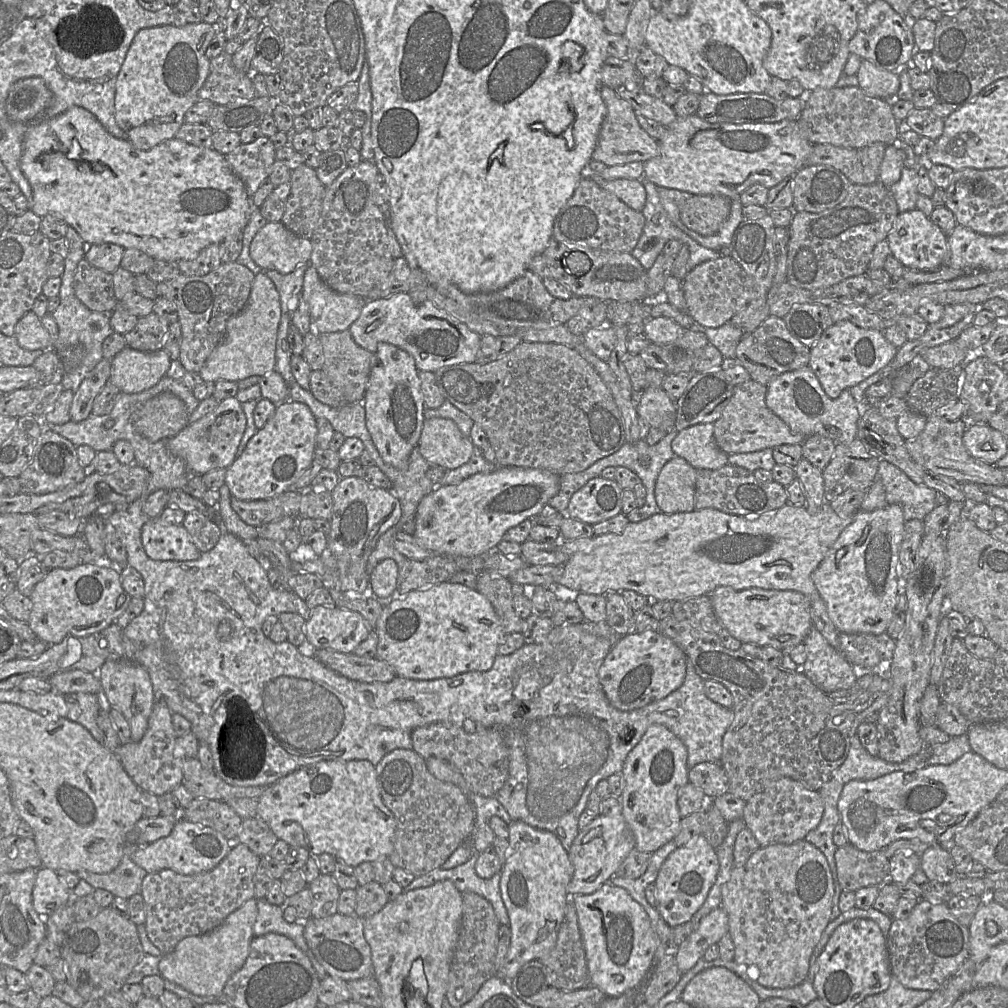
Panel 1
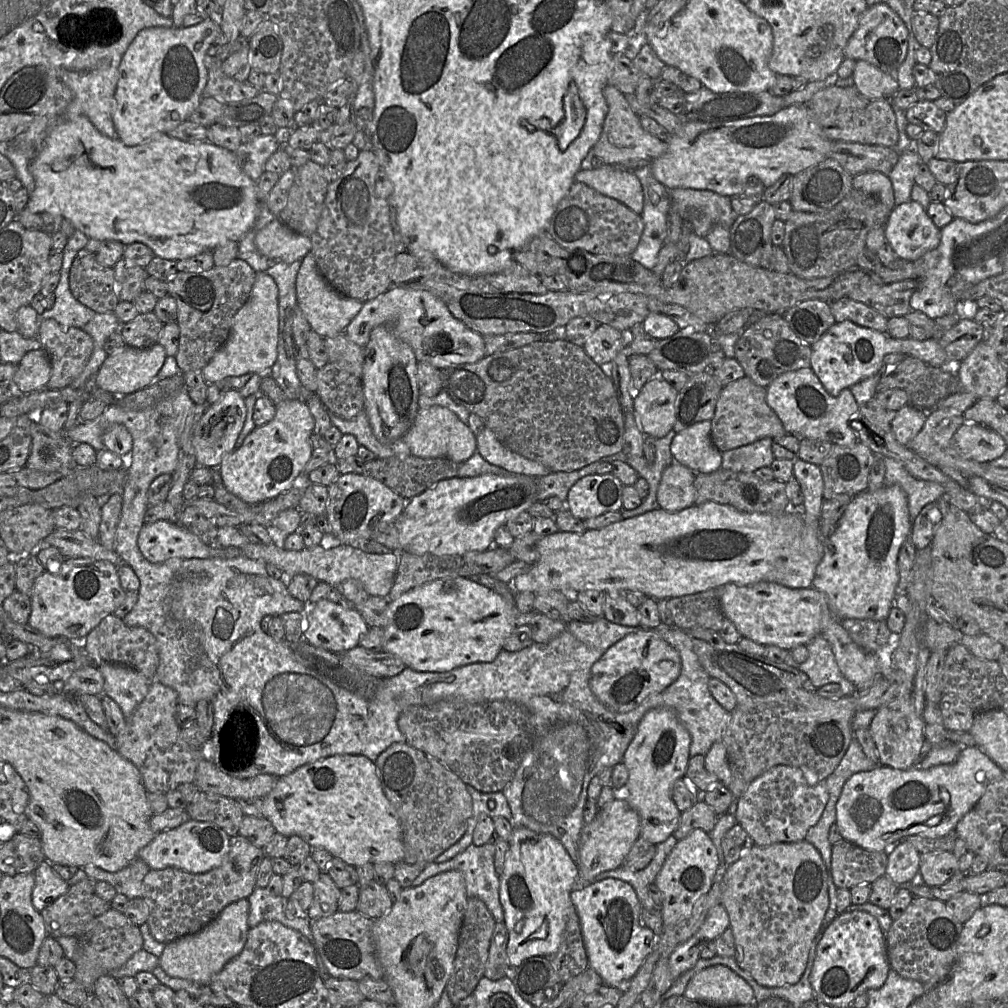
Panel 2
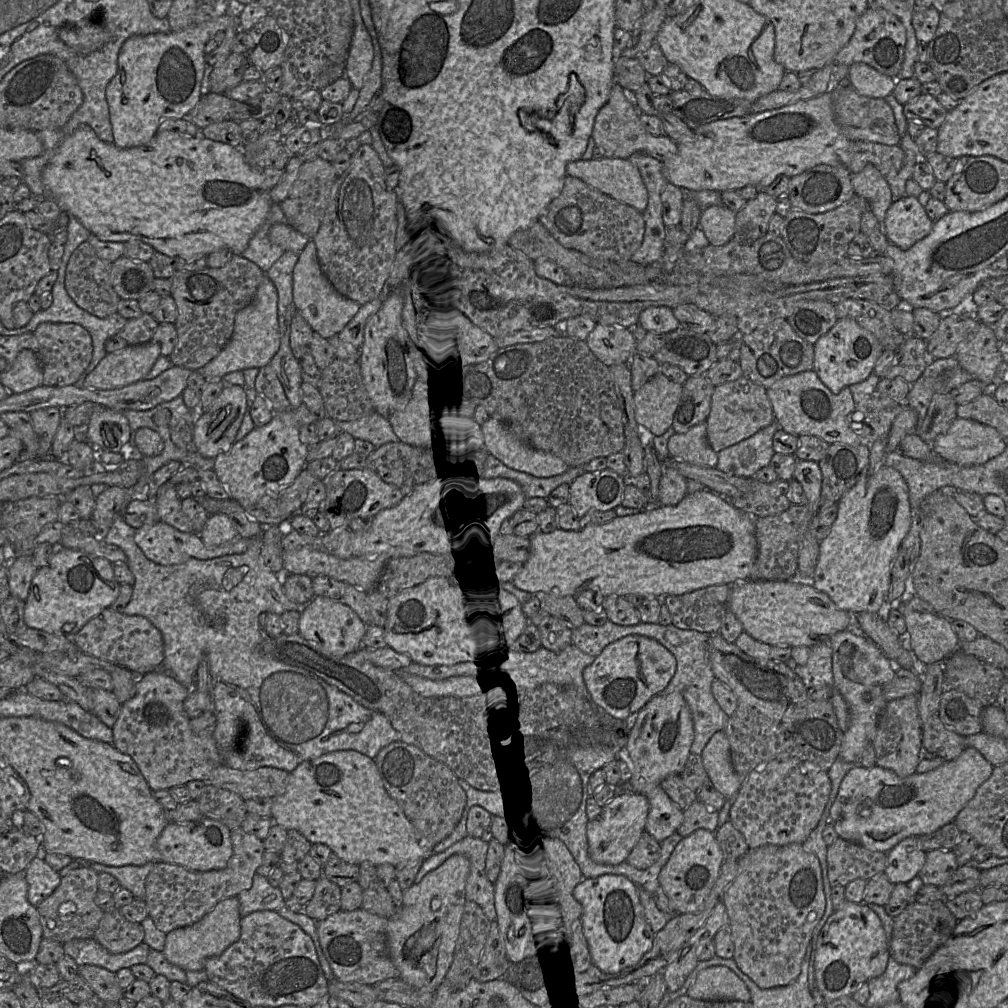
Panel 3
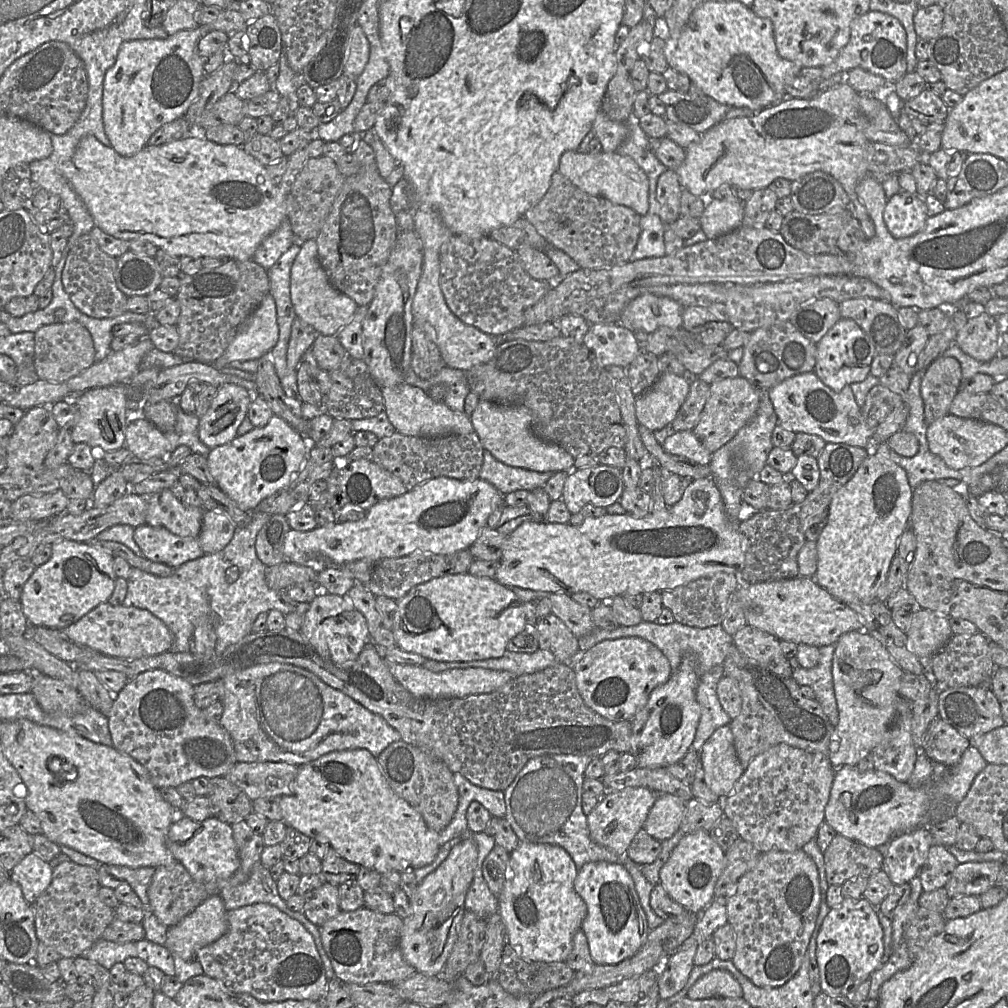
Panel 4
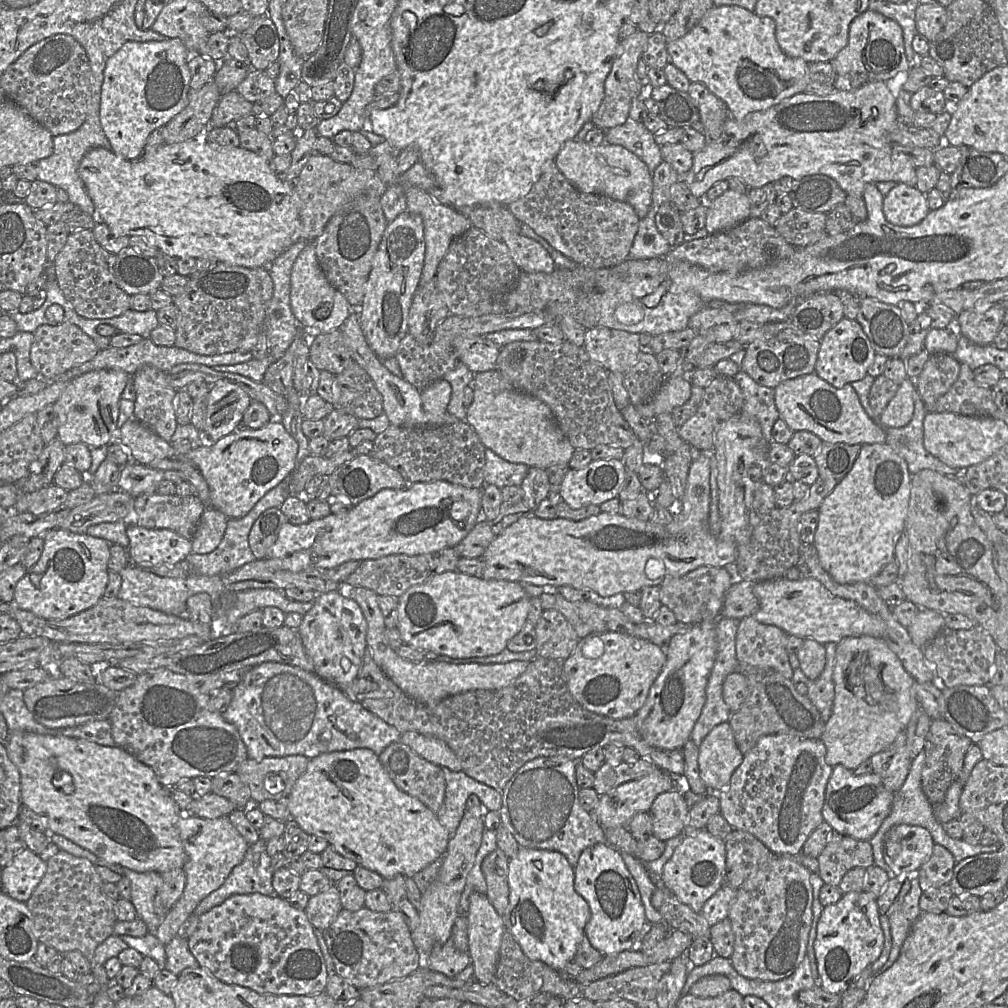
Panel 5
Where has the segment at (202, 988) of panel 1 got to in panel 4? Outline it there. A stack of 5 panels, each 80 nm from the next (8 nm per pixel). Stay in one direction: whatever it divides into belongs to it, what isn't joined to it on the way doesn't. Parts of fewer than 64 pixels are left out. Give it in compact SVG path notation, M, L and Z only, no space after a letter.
M219 895L202 902L179 923L168 928L165 945L173 957L190 961L197 952L228 930L227 910Z

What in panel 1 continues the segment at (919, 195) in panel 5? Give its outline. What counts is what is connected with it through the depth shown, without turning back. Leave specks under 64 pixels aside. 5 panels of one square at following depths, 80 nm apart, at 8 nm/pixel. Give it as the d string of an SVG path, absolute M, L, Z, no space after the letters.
M918 208L900 212L887 235L891 254L904 266L918 270L931 270L945 266L950 257L948 236Z

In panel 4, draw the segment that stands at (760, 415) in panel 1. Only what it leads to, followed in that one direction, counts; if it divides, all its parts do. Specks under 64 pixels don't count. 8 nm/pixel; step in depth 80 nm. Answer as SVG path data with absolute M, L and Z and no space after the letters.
M725 378L709 385L709 395L693 433L711 453L729 442L756 414L759 388L746 378Z

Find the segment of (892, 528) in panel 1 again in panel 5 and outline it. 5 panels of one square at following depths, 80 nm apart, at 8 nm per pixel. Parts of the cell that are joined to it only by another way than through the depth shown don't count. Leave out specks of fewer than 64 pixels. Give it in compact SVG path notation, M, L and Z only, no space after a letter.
M887 443L862 445L849 473L835 486L817 510L819 522L814 547L823 569L840 584L870 582L895 559L895 546L905 530L908 515L911 477L906 461Z

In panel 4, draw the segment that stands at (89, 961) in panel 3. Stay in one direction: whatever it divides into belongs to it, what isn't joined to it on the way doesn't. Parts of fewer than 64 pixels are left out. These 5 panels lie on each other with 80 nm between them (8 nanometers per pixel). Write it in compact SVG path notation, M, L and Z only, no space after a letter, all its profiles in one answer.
M100 939L81 956L110 969L116 963L123 963L129 957L137 957L135 942L115 943Z

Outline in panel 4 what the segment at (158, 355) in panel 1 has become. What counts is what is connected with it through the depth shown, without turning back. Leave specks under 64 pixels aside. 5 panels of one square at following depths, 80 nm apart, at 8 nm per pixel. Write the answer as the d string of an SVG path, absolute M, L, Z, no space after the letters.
M148 337L140 338L135 344L120 351L112 351L103 360L95 362L65 383L70 391L75 393L82 393L91 388L129 384L130 379L140 371L143 357L154 348Z

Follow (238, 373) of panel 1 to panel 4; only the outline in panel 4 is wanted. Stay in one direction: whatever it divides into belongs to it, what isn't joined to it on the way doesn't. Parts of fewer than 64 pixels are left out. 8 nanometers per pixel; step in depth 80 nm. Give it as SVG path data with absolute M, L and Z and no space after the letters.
M268 293L254 312L240 325L225 352L210 364L220 370L232 361L257 360L271 351L278 337L275 300Z

